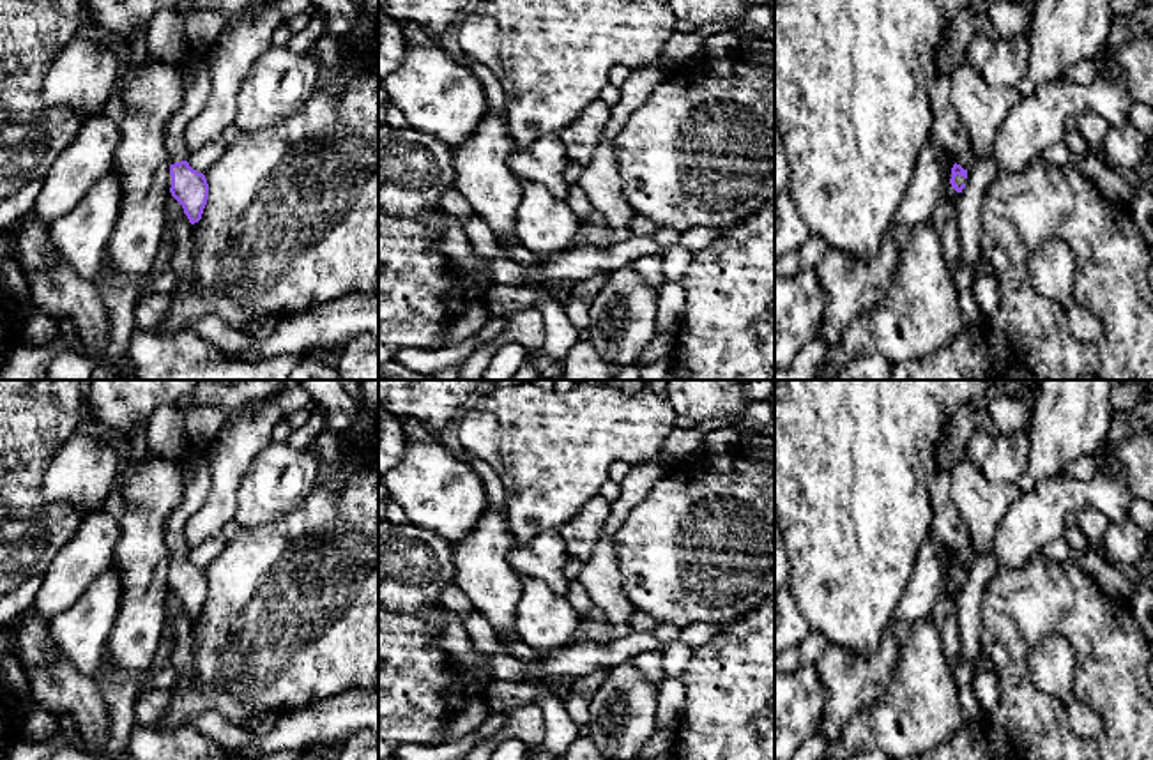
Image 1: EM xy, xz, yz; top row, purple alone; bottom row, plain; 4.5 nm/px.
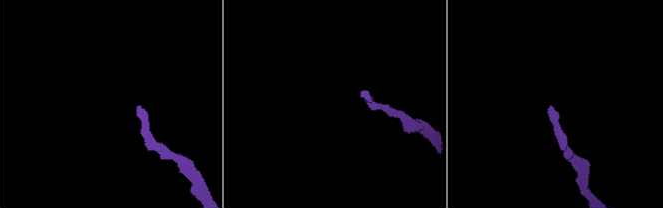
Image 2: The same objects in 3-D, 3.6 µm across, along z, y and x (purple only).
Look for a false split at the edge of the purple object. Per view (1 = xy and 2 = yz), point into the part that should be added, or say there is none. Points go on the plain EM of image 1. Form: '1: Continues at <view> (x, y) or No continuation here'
1: Continues at xy (195, 476)
2: Continues at yz (946, 525)

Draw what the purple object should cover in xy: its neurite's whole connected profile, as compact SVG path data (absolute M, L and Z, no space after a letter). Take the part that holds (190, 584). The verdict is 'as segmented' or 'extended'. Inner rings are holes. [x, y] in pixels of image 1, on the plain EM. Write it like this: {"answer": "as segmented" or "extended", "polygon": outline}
{"answer": "extended", "polygon": "M203 447L198 456L180 465L182 500L168 516L164 541L170 557L168 581L172 592L182 601L189 619L202 615L209 594L209 580L203 569L187 559L186 523L209 498L212 479Z"}

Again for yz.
{"answer": "extended", "polygon": "M939 470L932 479L928 491L932 498L932 530L930 534L941 541L955 557L950 580L957 589L966 583L967 567L973 562L973 548L951 497L950 470Z"}

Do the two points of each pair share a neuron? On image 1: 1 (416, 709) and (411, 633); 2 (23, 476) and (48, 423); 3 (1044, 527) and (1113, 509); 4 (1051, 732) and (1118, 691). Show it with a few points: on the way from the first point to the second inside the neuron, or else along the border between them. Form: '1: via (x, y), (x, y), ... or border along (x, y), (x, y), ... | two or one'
1: via (411, 690), (411, 653) | one
2: via (29, 463), (29, 442), (36, 435) | one
3: via (1060, 509), (1072, 497), (1095, 497) | one
4: via (1076, 741), (1099, 741), (1118, 722), (1118, 716) | one

